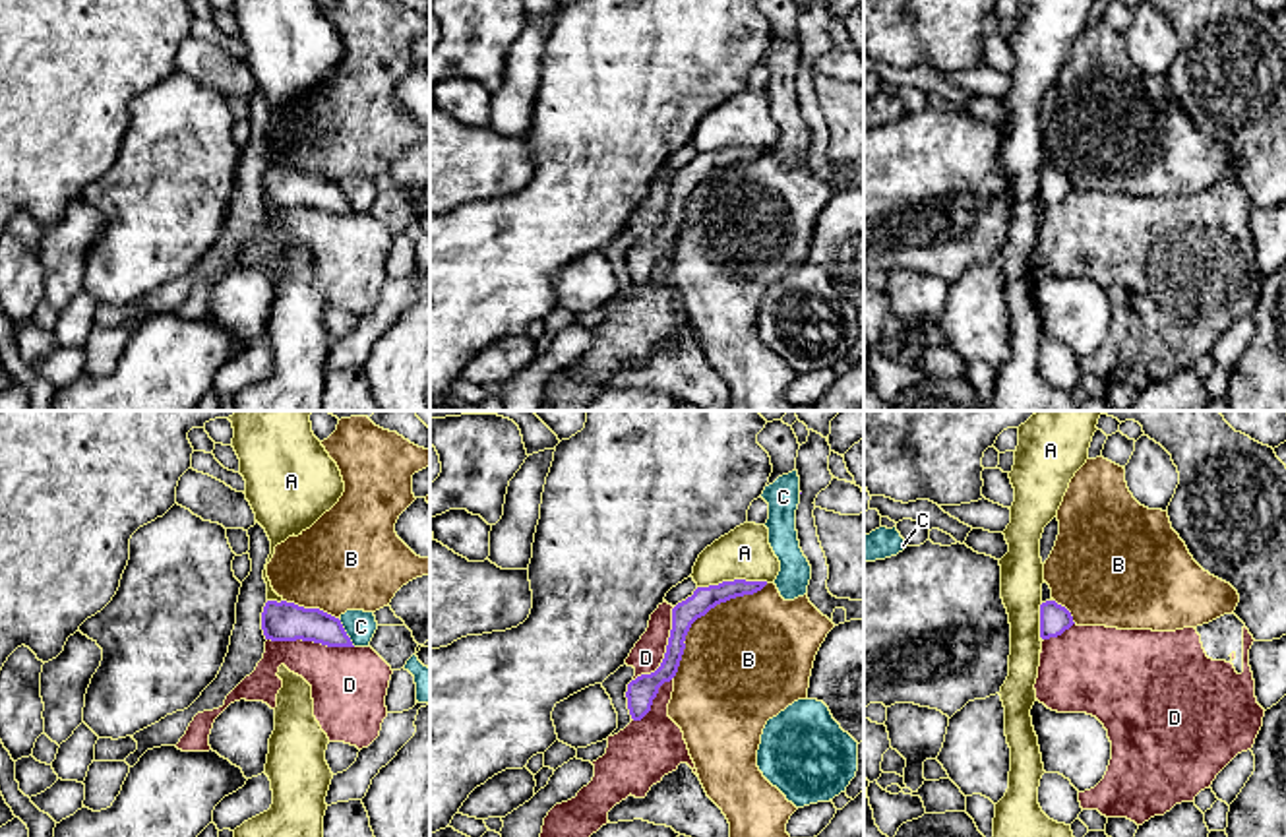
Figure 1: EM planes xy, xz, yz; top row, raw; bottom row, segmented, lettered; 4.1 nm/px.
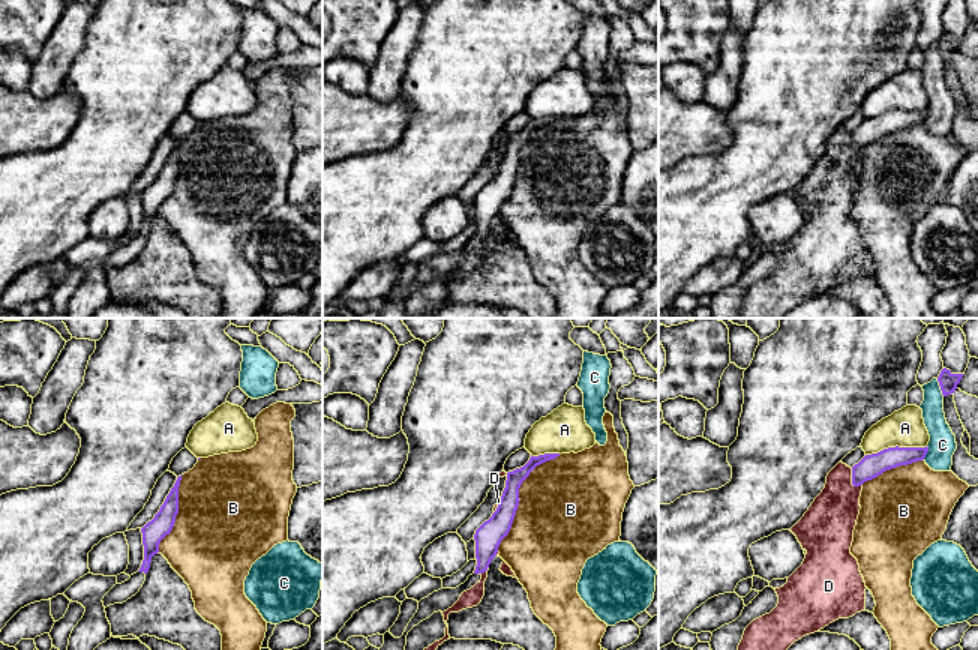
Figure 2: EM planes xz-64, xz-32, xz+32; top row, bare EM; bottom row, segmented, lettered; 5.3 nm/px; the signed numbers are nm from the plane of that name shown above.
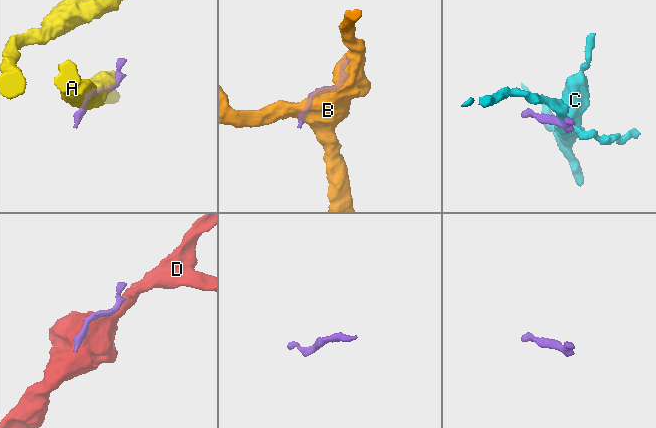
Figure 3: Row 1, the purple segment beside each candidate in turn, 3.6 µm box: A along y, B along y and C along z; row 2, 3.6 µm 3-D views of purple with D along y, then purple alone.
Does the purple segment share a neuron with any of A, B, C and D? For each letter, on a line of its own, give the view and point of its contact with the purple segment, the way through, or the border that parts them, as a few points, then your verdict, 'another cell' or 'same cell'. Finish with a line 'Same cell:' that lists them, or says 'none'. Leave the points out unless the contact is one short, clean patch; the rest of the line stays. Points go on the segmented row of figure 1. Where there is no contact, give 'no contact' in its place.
A: xz (734, 580) | another cell
B: xz (704, 615) | another cell
C: xy (345, 632) | another cell
D: xy (310, 640) | another cell
Same cell: none

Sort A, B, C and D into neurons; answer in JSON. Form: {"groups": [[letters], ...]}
{"groups": [["A"], ["B"], ["C"], ["D"]]}

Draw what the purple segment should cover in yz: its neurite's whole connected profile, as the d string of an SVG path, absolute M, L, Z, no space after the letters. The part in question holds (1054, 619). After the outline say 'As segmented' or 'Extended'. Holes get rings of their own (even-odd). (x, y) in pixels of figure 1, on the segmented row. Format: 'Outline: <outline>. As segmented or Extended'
Outline: M1046 601L1040 604L1040 637L1050 639L1061 636L1073 626L1071 612L1057 604L1056 601Z. As segmented

